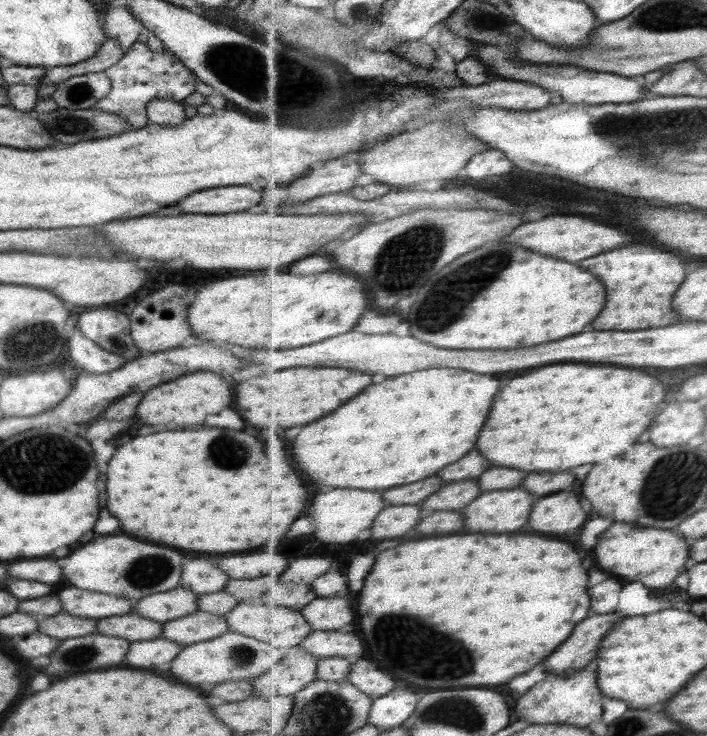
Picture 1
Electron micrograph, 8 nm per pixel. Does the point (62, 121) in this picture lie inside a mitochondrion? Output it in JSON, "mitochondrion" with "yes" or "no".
{"mitochondrion":"yes"}

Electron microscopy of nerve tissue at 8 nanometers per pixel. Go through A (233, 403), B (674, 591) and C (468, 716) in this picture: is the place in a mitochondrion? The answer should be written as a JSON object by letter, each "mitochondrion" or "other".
{"A":"other","B":"other","C":"mitochondrion"}

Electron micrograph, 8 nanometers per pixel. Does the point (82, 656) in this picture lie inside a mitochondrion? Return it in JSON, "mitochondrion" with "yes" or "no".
{"mitochondrion":"yes"}

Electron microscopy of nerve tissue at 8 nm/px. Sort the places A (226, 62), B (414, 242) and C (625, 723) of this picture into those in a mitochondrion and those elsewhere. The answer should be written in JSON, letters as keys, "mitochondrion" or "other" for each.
{"A":"mitochondrion","B":"mitochondrion","C":"mitochondrion"}

